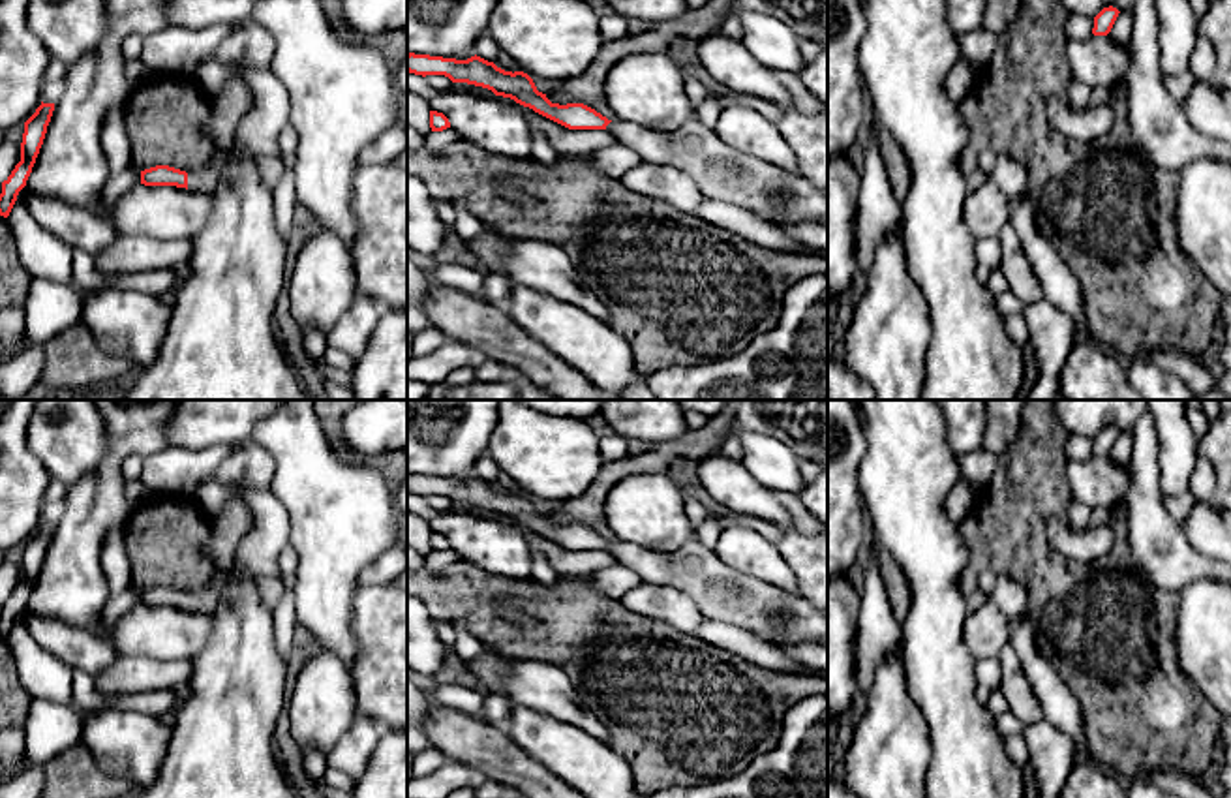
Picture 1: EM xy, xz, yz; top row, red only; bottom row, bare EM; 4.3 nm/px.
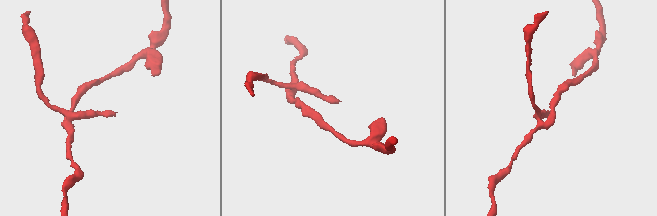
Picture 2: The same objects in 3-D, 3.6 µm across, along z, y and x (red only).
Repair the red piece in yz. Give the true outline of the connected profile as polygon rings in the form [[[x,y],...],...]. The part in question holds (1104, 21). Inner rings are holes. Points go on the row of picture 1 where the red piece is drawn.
[[[1109,6],[1109,8],[1103,8],[1096,17],[1094,17],[1094,28],[1092,28],[1092,34],[1094,36],[1107,36],[1118,17],[1118,9]]]

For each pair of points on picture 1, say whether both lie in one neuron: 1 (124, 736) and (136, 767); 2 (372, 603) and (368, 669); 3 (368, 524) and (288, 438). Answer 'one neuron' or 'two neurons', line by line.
1: one neuron
2: one neuron
3: one neuron

